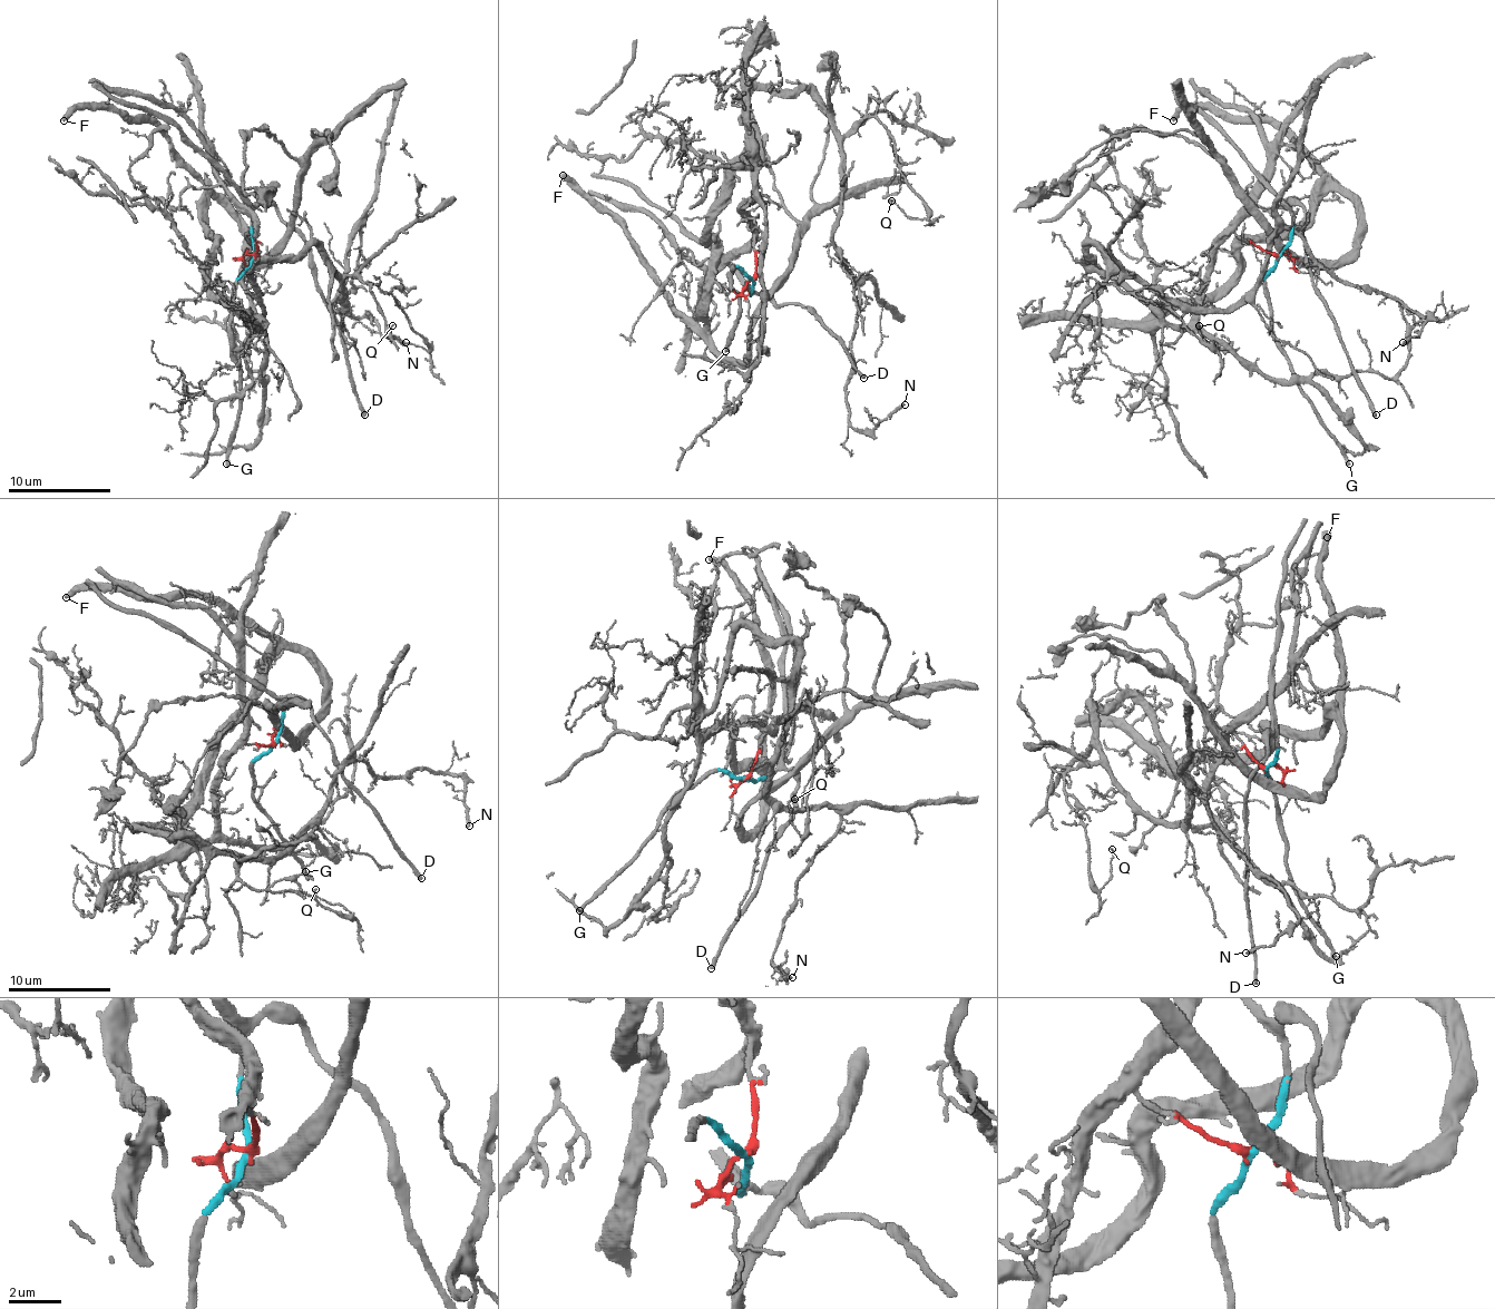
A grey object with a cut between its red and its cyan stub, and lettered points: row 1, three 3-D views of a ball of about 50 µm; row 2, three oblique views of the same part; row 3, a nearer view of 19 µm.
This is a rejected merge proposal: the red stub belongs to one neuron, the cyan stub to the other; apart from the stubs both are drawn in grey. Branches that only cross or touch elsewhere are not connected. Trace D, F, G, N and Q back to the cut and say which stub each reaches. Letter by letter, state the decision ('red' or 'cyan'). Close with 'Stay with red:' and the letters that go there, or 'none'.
D: cyan
F: red
G: cyan
N: red
Q: red
Stay with red: F, N, Q

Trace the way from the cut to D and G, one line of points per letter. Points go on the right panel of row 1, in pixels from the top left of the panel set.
D: (1278, 255), (1291, 232), (1293, 204), (1299, 204), (1315, 289), (1335, 322), (1352, 377), (1376, 416)
G: (1278, 255), (1266, 286), (1270, 333), (1315, 412), (1350, 465)

